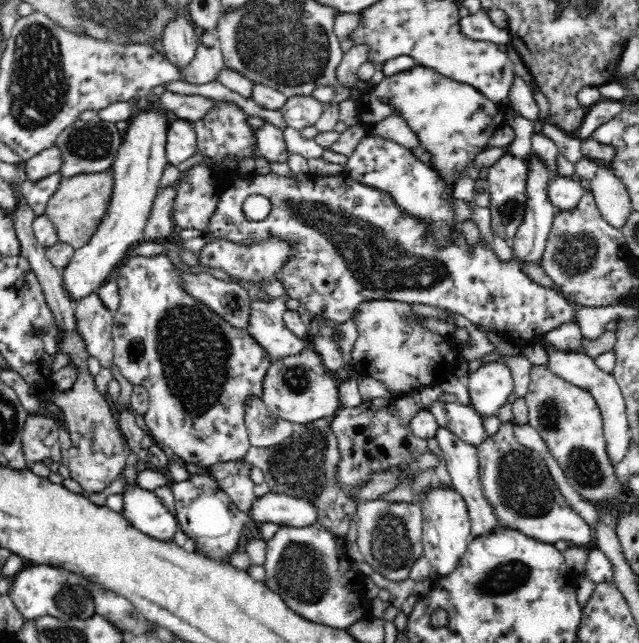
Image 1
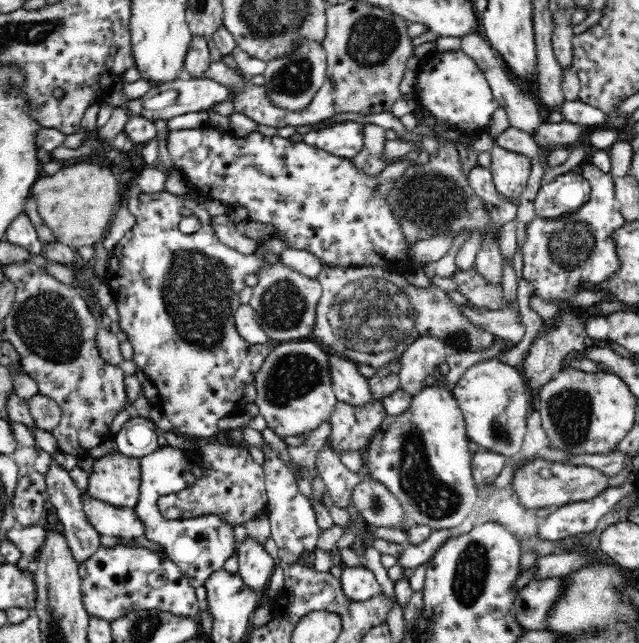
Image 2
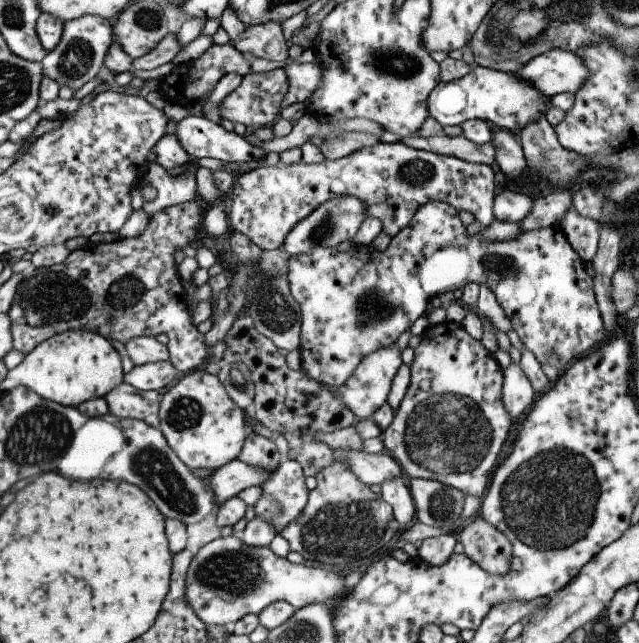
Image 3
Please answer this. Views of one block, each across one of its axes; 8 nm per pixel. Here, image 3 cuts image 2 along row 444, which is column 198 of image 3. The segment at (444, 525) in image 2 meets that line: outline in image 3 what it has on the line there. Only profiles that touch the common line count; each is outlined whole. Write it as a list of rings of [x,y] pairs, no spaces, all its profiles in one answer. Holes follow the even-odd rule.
[[[198,369],[181,375],[171,387],[161,400],[158,429],[180,461],[191,470],[214,470],[238,459],[248,427],[242,410],[228,396],[220,380],[204,369]]]

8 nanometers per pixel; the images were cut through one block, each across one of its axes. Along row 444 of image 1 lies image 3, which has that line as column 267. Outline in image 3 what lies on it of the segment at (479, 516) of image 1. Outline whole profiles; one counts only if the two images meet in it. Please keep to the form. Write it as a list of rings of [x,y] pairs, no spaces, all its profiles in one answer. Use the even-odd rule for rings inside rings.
[[[248,432],[238,459],[244,464],[252,464],[266,468],[268,472],[275,470],[282,462],[283,457],[278,453],[278,448],[273,439]]]

